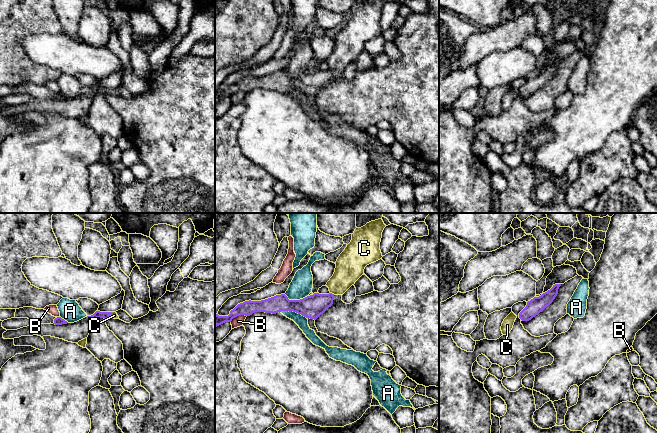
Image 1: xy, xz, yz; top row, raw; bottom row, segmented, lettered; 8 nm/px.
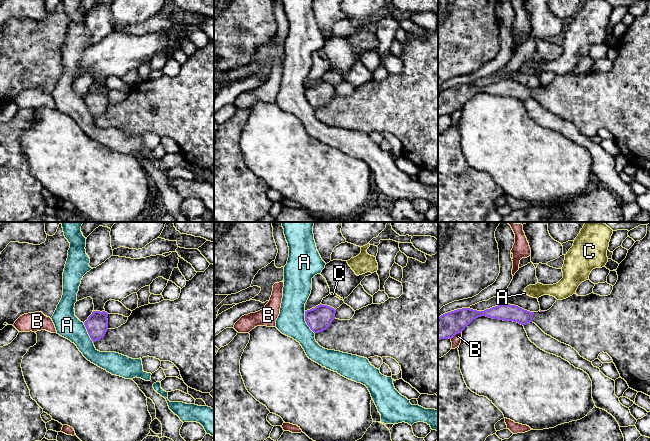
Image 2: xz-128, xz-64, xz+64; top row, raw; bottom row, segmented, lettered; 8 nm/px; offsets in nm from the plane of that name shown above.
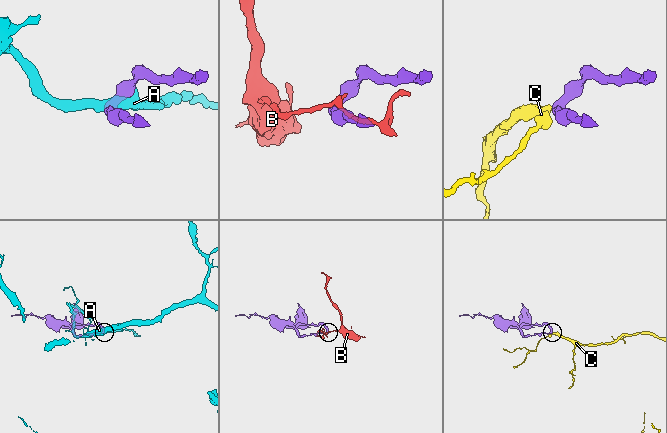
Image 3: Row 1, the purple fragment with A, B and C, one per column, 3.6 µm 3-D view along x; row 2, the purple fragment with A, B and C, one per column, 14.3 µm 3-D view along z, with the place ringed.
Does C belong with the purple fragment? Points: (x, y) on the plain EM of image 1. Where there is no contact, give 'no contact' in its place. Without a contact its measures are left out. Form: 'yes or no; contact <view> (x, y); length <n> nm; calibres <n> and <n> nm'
yes; contact xz (331, 69); length 40 nm; calibres 180 and 220 nm

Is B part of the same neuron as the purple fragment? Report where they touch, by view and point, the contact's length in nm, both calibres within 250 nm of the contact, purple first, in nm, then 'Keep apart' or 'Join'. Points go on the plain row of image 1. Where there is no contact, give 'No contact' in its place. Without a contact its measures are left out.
Touches purple at xz (238, 91). Shared border 140 nm. Thickness 120 nm (purple) against 90 nm. Keep apart

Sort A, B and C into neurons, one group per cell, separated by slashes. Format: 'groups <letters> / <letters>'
groups A / B / C

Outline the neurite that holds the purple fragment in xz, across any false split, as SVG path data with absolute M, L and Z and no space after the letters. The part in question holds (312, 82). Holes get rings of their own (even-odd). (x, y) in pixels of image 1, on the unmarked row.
M366 0L355 5L351 18L338 33L335 48L326 60L329 70L314 69L300 76L289 76L281 70L261 77L245 77L231 86L228 92L216 90L215 104L239 91L250 92L255 88L276 90L293 87L316 96L331 83L335 71L343 71L364 51L367 41L382 35L380 18L385 3L385 0Z

